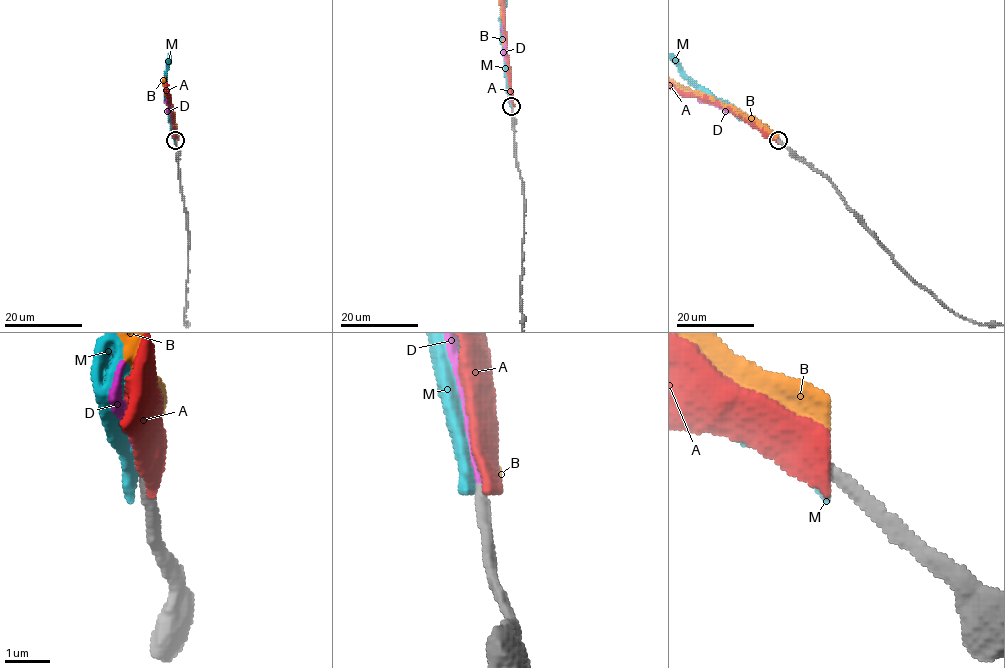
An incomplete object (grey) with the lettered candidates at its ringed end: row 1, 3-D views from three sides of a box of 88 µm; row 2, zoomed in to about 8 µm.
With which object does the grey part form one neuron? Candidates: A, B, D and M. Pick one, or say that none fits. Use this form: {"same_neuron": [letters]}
{"same_neuron": ["D"]}

